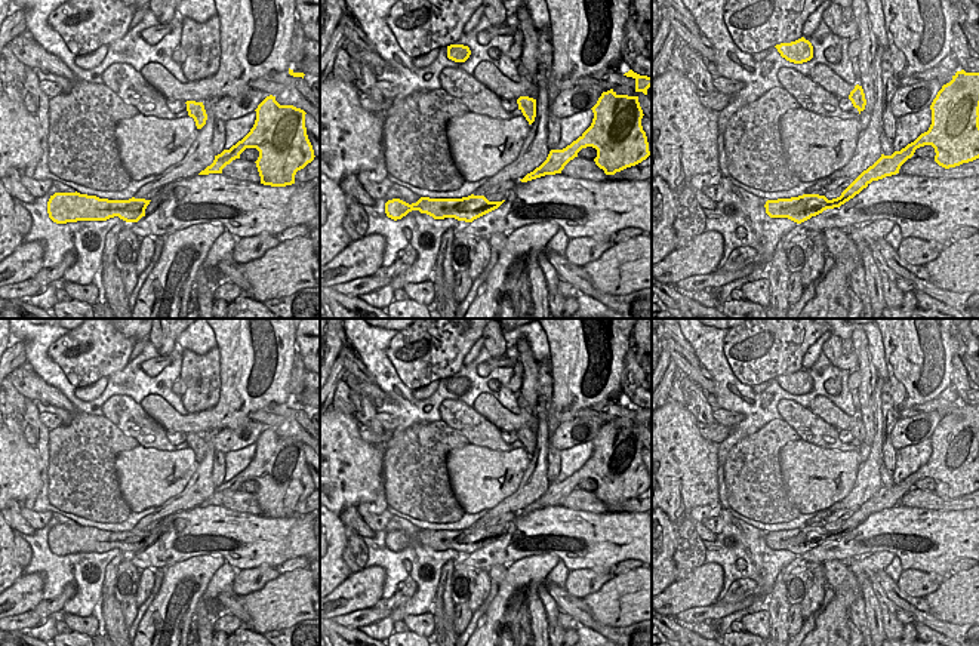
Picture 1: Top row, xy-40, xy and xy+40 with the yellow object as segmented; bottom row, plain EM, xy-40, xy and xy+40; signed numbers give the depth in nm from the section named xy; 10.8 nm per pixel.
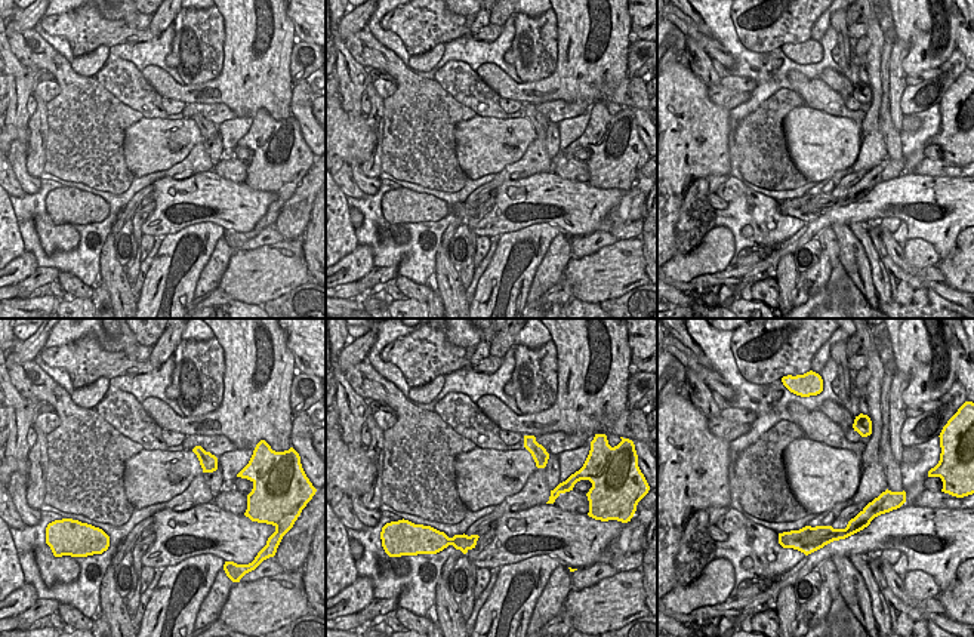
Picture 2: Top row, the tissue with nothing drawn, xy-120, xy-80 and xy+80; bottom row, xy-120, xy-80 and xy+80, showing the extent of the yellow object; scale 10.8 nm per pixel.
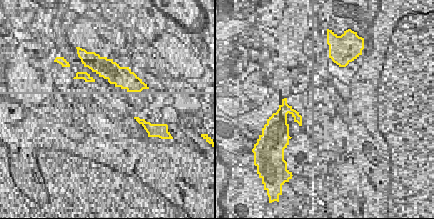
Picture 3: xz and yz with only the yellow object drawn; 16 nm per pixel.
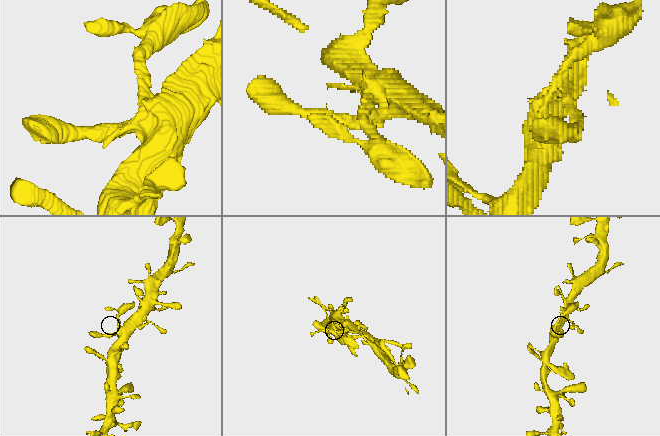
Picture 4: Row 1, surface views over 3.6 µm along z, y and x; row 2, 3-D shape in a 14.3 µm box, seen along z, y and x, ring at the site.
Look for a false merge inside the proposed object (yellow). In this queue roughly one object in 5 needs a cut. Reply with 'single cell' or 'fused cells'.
single cell

